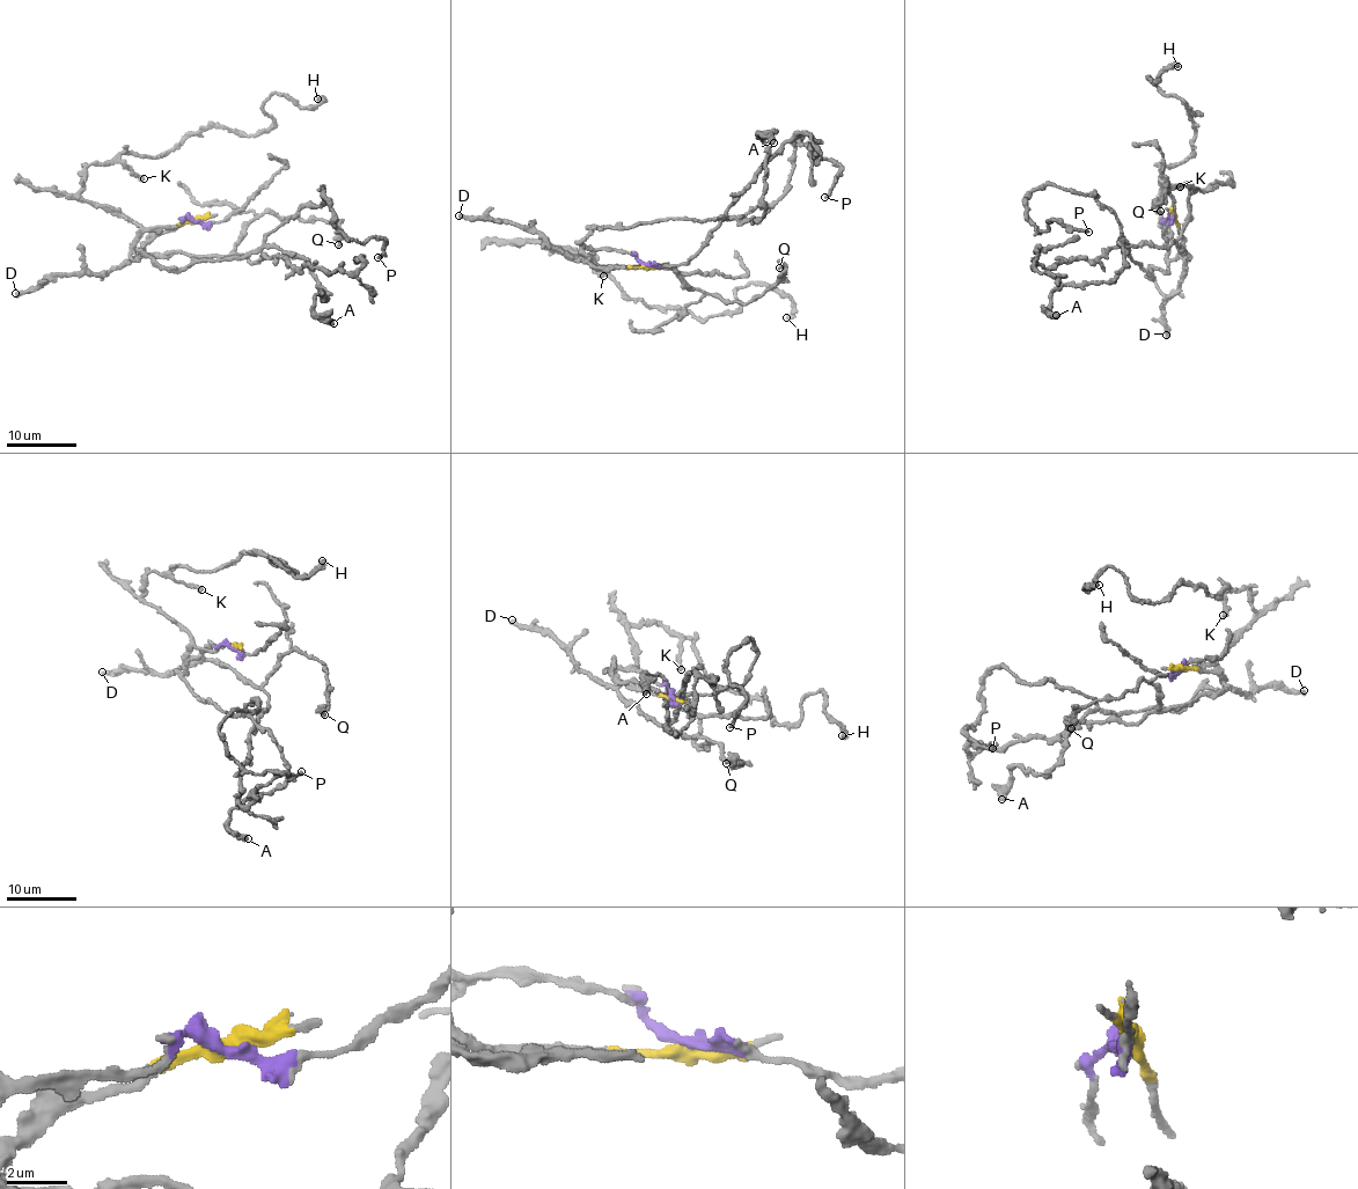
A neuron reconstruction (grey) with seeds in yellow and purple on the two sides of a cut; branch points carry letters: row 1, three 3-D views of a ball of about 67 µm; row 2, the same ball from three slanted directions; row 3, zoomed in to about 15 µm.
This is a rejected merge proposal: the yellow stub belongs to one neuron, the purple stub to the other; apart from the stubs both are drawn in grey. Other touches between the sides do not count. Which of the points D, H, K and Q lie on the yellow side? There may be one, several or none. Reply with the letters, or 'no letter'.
D, Q

